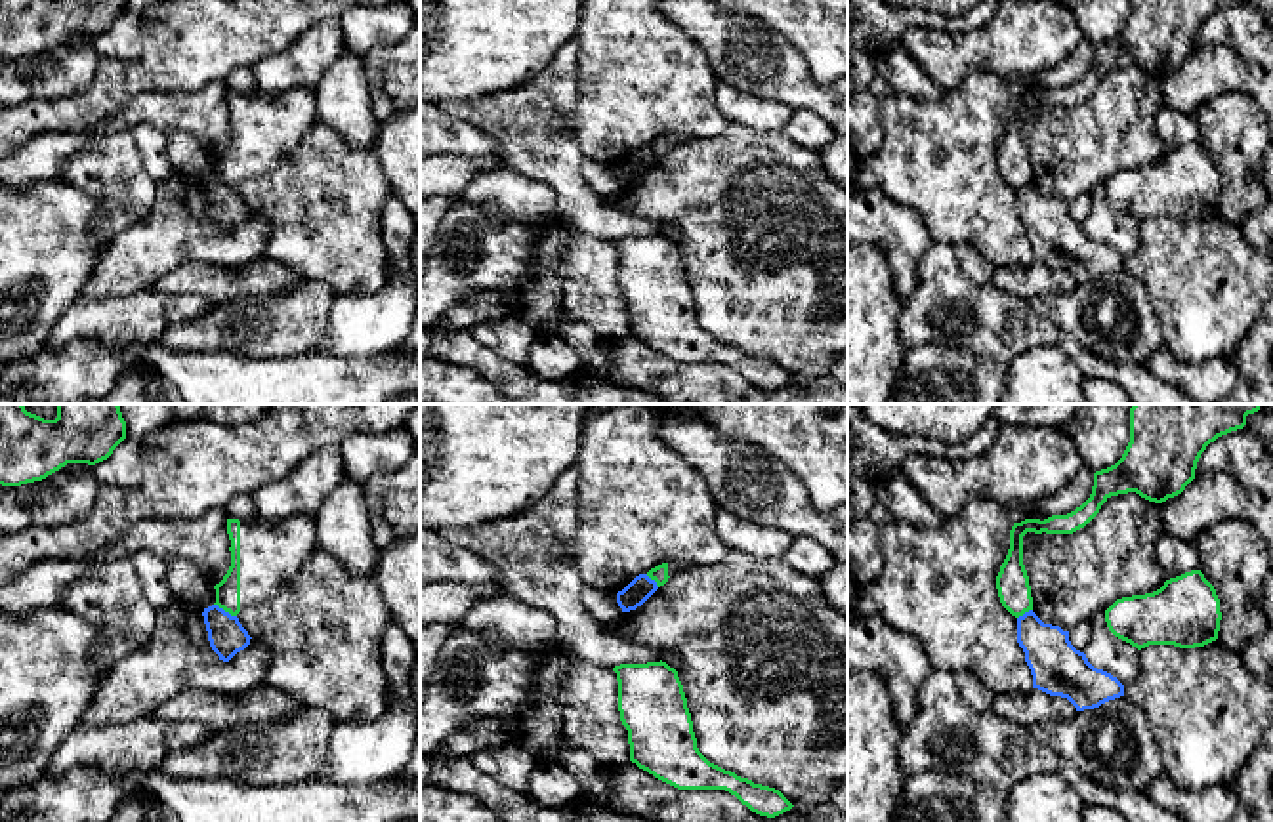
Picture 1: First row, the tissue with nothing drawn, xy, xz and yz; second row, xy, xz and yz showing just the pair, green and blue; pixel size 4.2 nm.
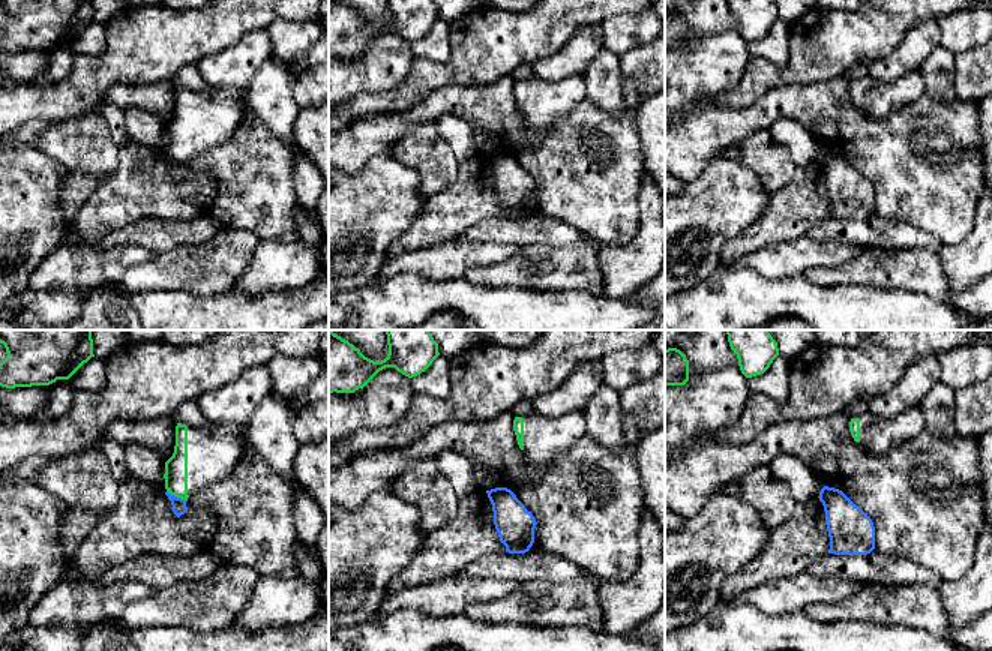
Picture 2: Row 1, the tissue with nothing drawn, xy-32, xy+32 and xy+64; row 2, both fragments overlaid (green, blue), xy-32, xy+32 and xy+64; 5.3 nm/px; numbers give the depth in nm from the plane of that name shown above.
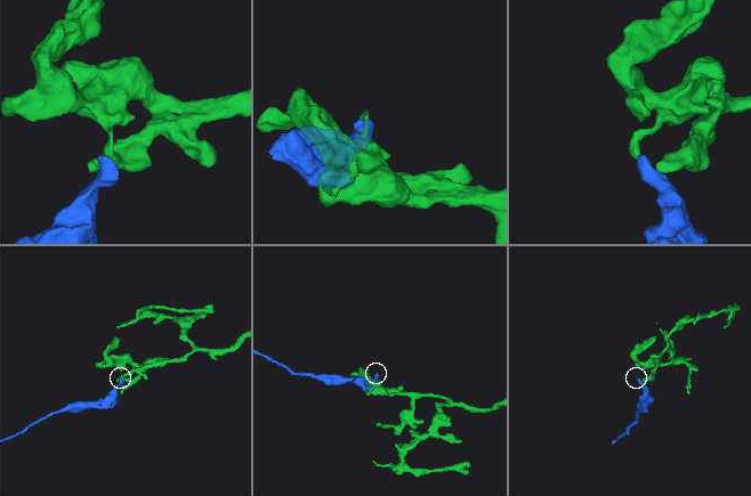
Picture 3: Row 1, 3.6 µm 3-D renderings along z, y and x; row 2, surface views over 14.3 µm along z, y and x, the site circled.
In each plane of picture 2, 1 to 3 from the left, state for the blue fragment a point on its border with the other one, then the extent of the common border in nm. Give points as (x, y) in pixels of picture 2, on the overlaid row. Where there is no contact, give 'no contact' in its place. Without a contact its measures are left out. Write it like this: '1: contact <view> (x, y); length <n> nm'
1: contact xy-32 (176, 495); length 120 nm
2: no contact
3: no contact

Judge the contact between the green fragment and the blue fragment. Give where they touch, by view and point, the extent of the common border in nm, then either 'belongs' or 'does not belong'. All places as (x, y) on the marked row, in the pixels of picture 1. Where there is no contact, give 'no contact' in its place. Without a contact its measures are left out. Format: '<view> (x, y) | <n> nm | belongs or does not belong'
xy (226, 611) | 110 nm | does not belong

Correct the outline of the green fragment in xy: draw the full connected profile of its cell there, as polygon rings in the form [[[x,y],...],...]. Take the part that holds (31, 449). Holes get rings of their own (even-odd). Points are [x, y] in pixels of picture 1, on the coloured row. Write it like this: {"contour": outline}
{"contour": [[[0,404],[0,484],[42,481],[67,463],[95,465],[124,439],[118,404],[57,404],[55,420]]]}

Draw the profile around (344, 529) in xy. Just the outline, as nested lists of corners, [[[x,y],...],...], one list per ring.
[[[342,479],[317,511],[317,545],[357,576],[376,570],[382,551],[372,540],[363,484]]]

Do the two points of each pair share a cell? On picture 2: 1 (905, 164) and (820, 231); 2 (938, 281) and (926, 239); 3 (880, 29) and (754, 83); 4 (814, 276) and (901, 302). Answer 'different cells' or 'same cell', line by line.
1: different cells
2: different cells
3: same cell
4: different cells

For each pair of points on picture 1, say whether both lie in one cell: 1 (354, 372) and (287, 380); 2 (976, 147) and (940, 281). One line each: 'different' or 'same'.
1: same
2: different

